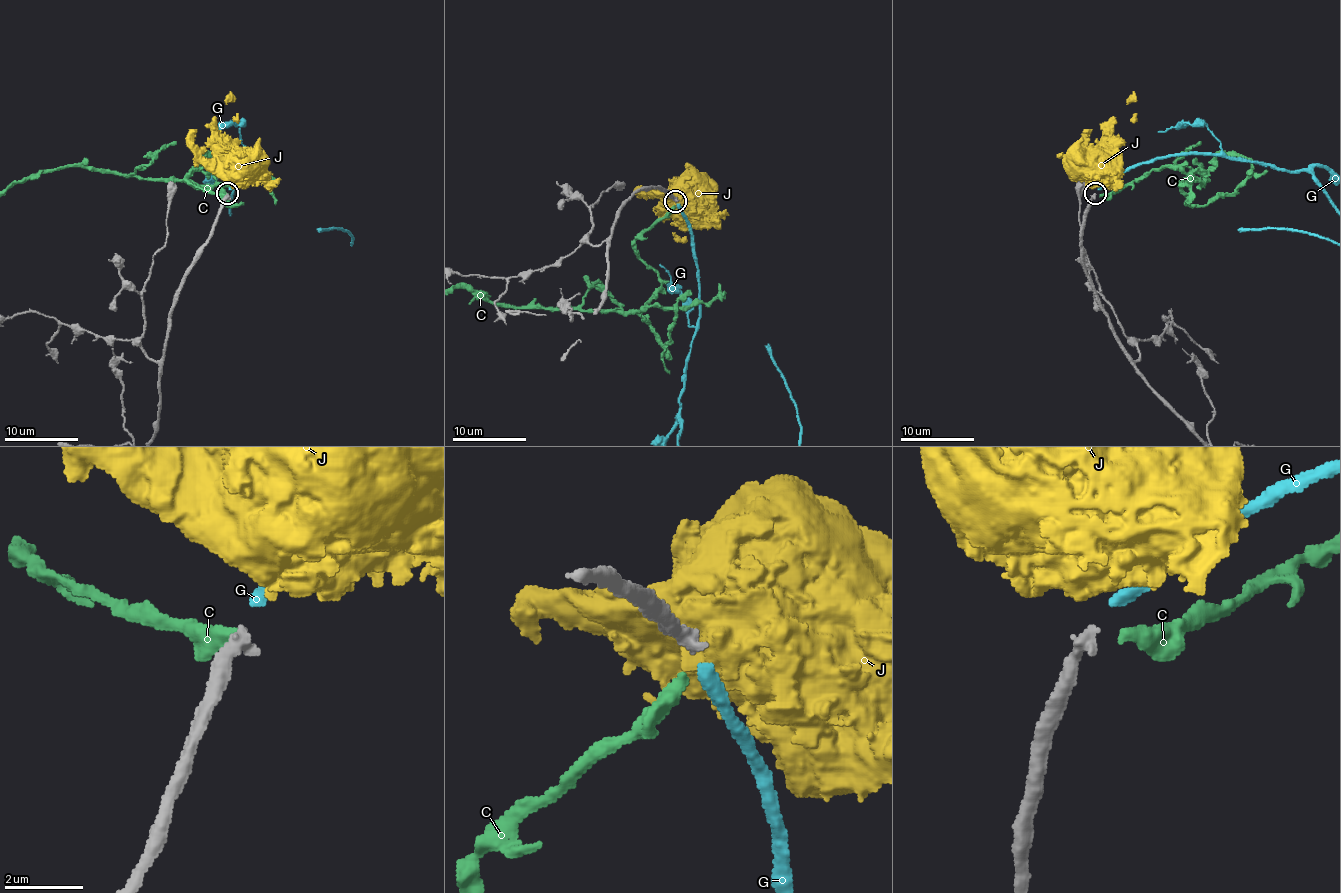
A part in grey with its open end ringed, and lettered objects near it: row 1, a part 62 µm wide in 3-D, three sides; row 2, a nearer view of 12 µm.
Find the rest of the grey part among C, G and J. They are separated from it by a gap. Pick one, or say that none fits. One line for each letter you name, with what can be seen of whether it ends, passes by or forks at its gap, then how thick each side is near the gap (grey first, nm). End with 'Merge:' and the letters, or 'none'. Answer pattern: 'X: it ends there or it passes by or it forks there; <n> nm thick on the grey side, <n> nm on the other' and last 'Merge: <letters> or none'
G: it ends there; 360 nm thick on the grey side, 340 nm on the other
Merge: G

